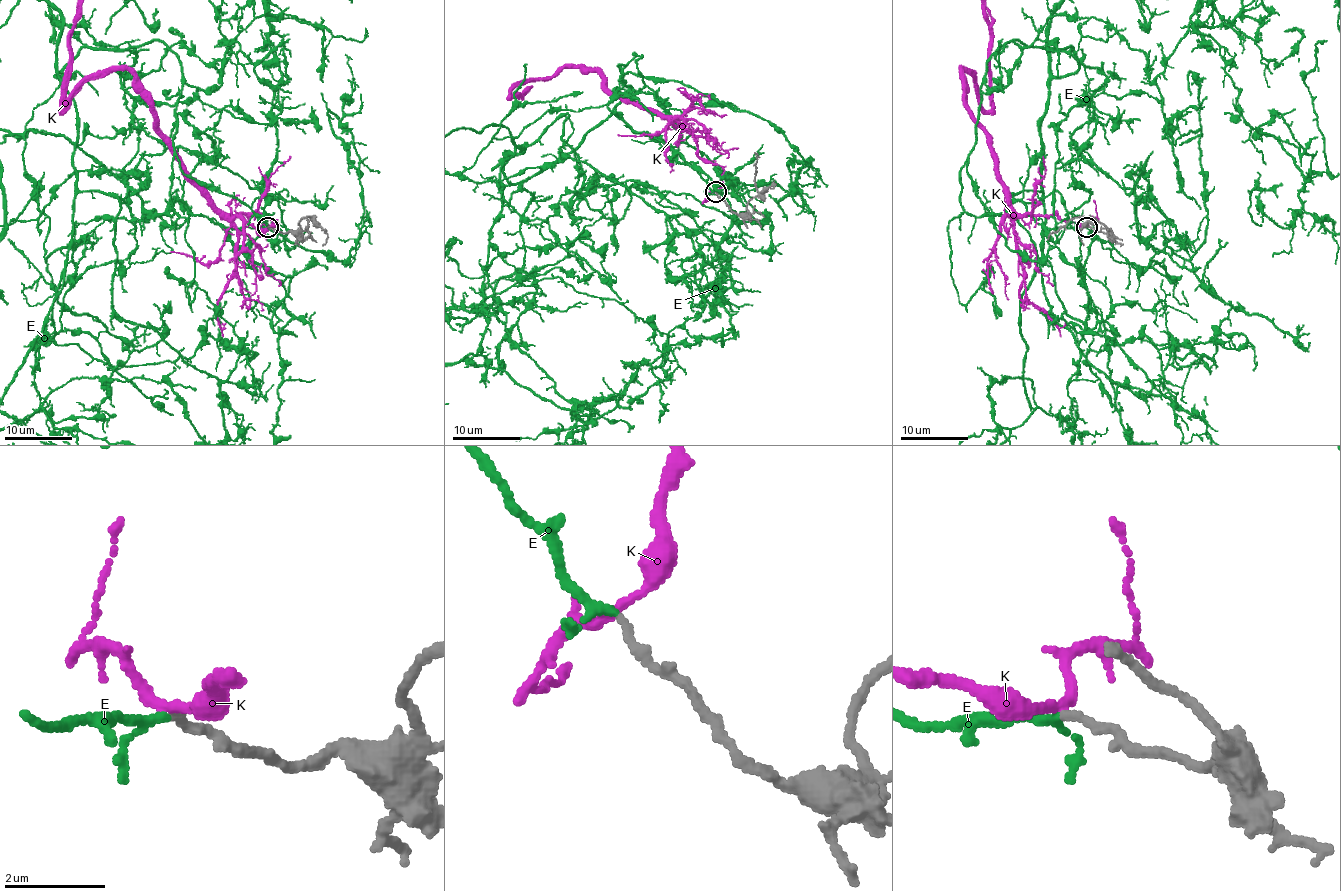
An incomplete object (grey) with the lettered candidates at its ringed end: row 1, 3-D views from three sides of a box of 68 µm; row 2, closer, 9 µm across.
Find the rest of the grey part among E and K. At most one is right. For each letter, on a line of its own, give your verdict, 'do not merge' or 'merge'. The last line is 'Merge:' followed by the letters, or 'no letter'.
E: merge
K: do not merge
Merge: E

